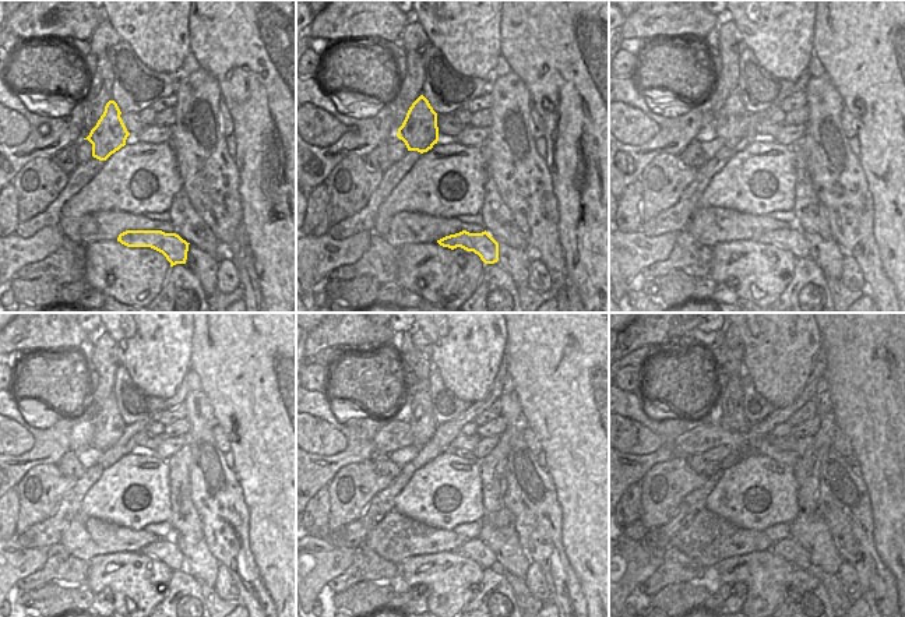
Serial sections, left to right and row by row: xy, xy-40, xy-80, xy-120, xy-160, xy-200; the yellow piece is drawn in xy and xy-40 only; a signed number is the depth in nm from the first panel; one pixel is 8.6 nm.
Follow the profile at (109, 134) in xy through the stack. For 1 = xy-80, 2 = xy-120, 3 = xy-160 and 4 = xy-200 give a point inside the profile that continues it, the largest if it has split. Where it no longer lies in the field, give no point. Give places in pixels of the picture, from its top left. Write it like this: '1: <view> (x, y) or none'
1: xy-80 (732, 120)
2: xy-120 (108, 423)
3: xy-160 (421, 418)
4: xy-200 (731, 411)

